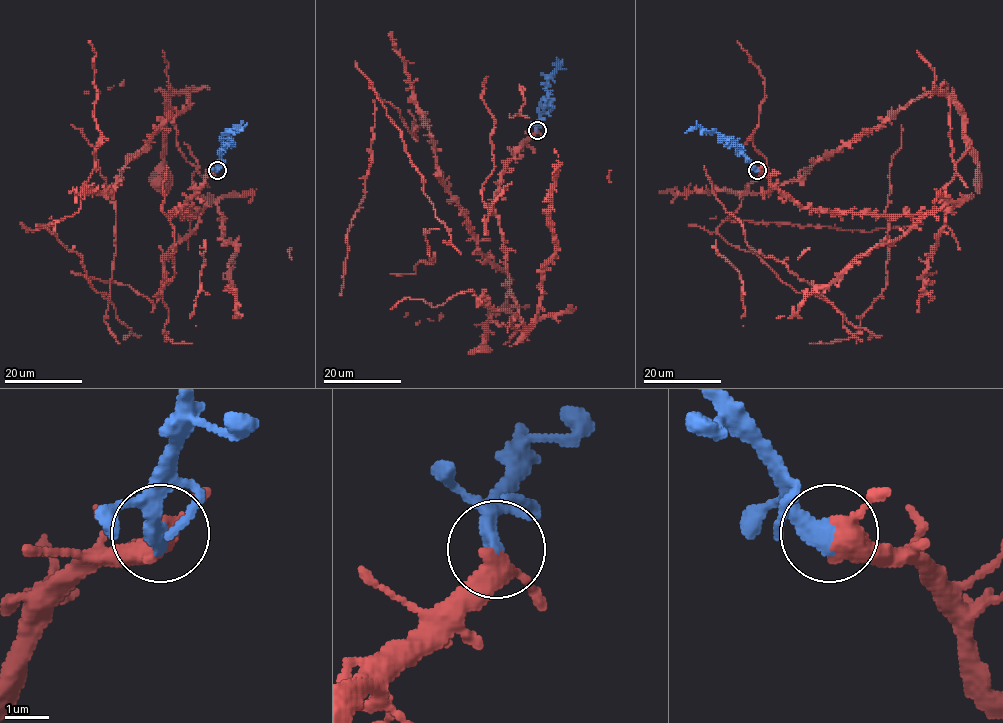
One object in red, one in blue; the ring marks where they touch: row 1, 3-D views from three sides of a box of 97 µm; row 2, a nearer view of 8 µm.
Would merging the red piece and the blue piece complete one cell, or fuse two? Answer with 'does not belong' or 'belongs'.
belongs

